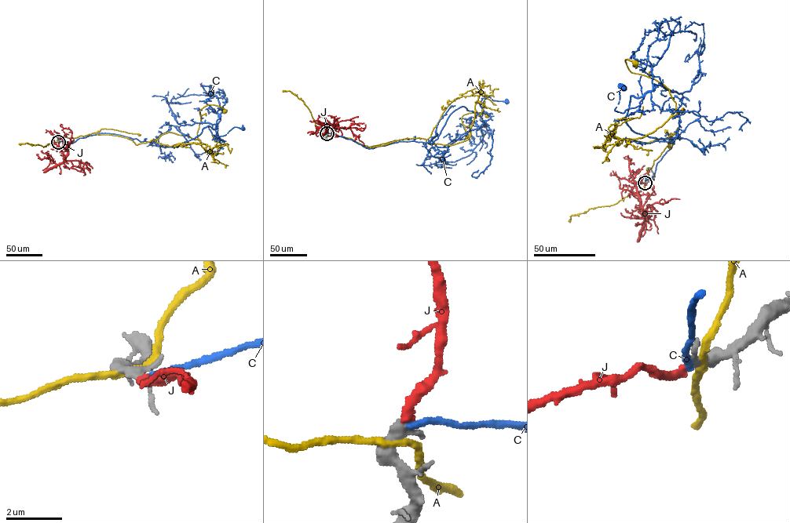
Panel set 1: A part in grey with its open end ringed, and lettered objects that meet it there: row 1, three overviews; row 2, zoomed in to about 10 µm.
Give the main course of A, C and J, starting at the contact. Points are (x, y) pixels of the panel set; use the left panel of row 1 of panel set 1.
A: (57, 142), (63, 136), (95, 132), (137, 145), (169, 132), (201, 142), (200, 110), (214, 105), (225, 110)
C: (58, 142), (110, 133), (173, 147), (193, 139), (208, 125), (216, 128), (217, 136), (235, 127), (243, 128)
J: (58, 142), (59, 146), (67, 151), (62, 162), (56, 165), (49, 158), (41, 159), (36, 154)

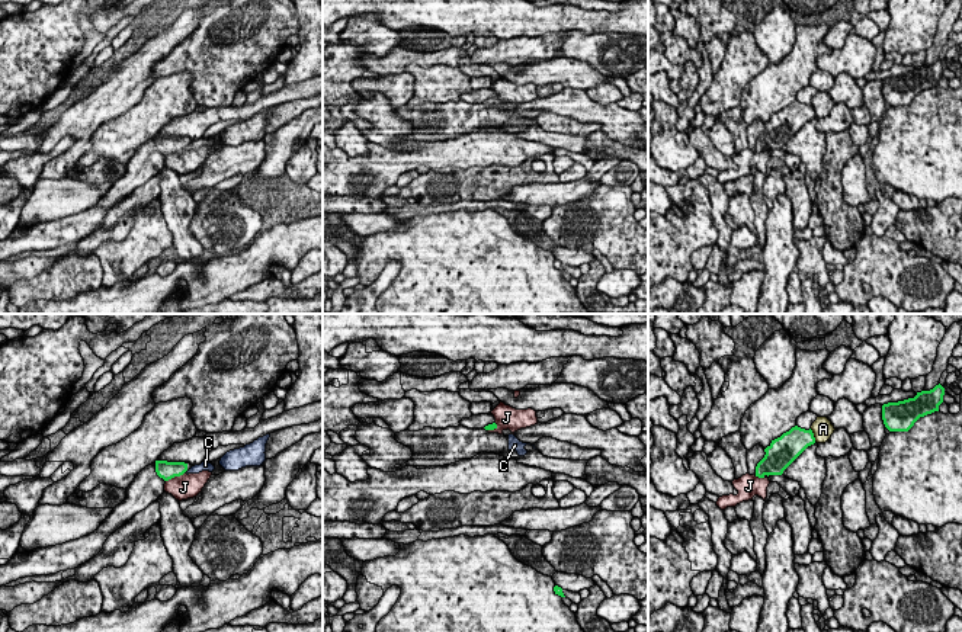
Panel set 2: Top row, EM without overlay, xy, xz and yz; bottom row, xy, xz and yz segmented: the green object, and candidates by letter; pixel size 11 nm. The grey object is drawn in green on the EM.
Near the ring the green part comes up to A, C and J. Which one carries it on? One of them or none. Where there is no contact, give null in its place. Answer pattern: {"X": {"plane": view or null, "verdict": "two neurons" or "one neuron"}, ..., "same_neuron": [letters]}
{"A": {"plane": "yz", "verdict": "two neurons"}, "C": {"plane": null, "verdict": "two neurons"}, "J": {"plane": "xy", "verdict": "one neuron"}, "same_neuron": ["J"]}

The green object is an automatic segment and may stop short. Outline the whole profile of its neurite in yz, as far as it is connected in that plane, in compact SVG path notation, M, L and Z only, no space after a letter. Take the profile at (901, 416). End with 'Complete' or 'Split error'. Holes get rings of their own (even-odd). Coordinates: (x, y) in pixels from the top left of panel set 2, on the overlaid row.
M939 384L930 391L917 392L914 398L882 405L882 420L889 432L908 432L914 423L927 414L939 411L945 388Z. Complete

